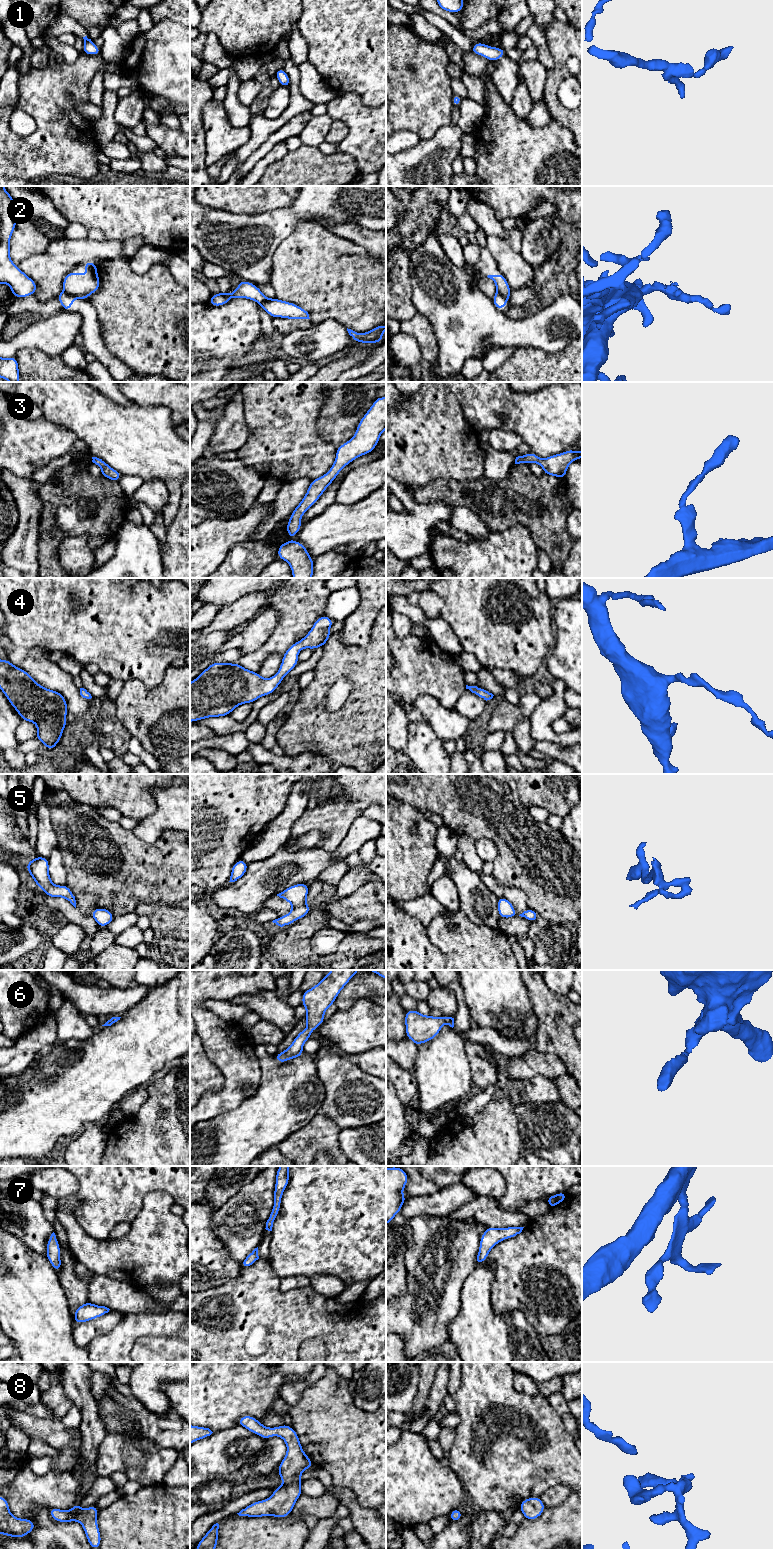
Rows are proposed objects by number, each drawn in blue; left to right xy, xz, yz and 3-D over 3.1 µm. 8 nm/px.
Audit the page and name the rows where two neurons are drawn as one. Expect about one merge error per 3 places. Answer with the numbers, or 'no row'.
2

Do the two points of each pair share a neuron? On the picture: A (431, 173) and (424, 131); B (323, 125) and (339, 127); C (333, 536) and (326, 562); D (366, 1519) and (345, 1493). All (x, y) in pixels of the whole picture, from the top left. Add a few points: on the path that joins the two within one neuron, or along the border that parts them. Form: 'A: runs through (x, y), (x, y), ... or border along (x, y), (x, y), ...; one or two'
A: border along (445, 126), (442, 126), (431, 137), (420, 139); two
B: border along (334, 120), (325, 140); two
C: border along (334, 549), (321, 553), (313, 559); two
D: runs through (360, 1513), (349, 1499); one

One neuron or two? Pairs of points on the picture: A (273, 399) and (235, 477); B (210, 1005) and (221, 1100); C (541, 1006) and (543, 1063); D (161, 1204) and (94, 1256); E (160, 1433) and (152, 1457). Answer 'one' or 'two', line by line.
A: two
B: two
C: two
D: one
E: two

